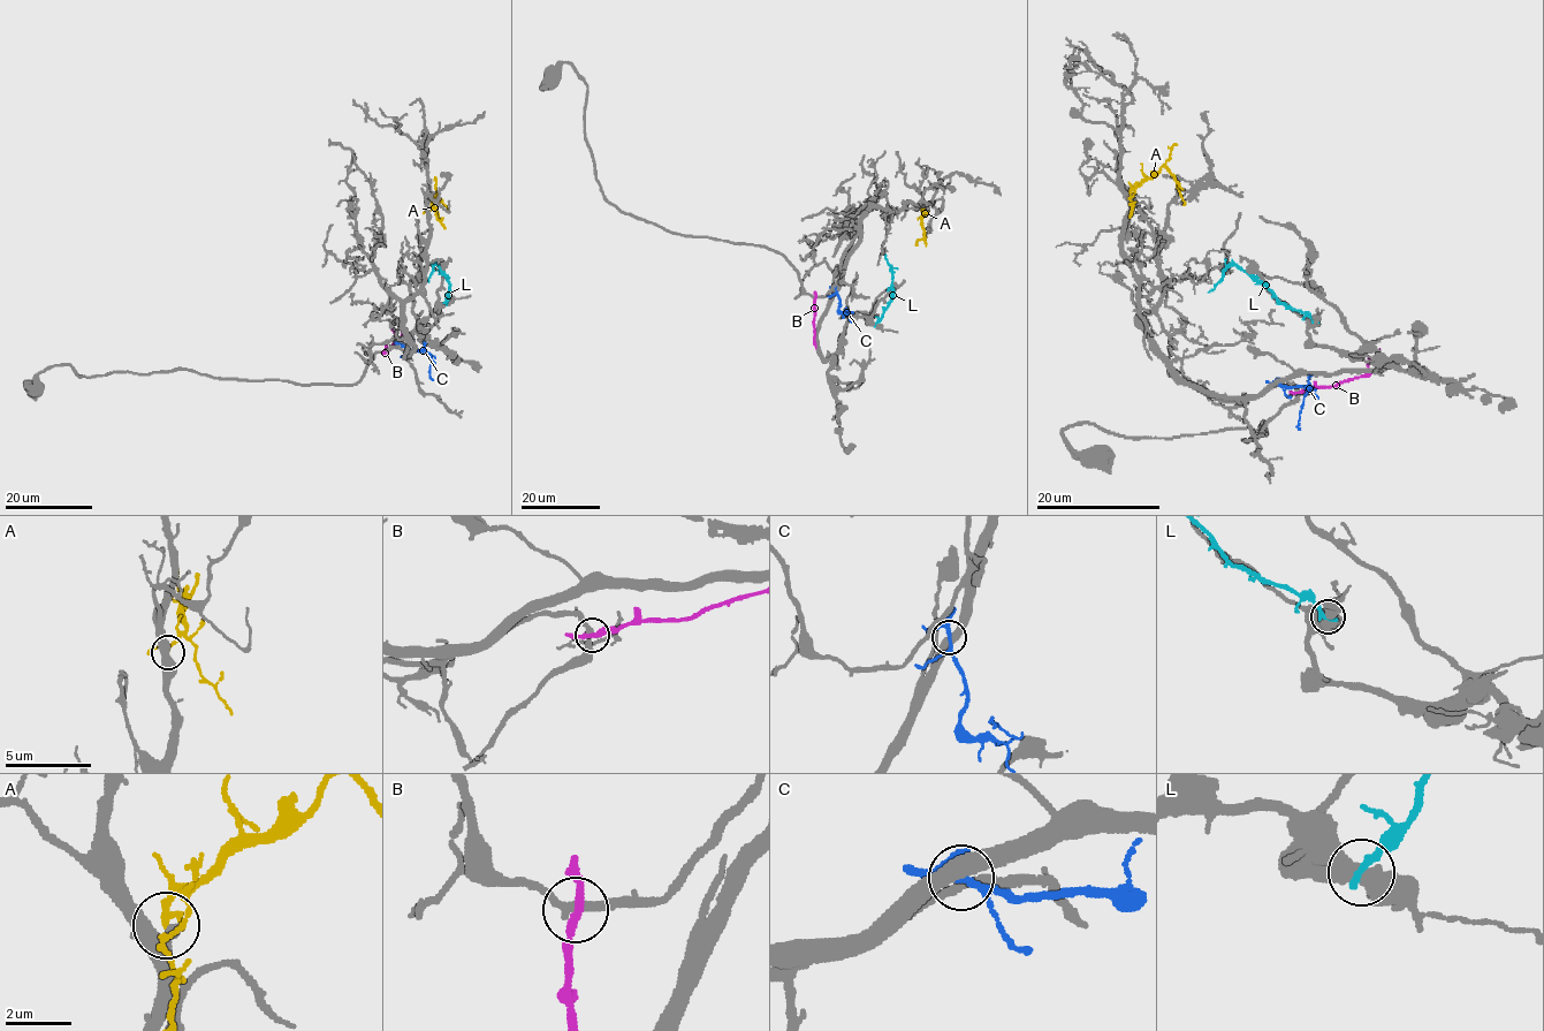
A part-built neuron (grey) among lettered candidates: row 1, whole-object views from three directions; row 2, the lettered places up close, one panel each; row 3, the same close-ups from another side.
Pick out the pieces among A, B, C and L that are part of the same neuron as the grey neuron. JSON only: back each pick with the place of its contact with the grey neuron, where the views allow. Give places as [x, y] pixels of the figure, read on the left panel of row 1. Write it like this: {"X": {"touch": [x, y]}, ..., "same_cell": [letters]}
{"A": {"touch": [428, 212]}, "same_cell": ["A"]}

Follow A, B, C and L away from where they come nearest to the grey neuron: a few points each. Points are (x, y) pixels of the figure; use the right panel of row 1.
A: (1130, 195), (1133, 188), (1165, 166), (1173, 175), (1183, 205)
B: (1298, 392), (1368, 377), (1382, 365), (1379, 348)
C: (1277, 384), (1308, 389), (1298, 422), (1300, 430)
L: (1315, 320), (1284, 305), (1236, 265), (1224, 272), (1208, 292)

